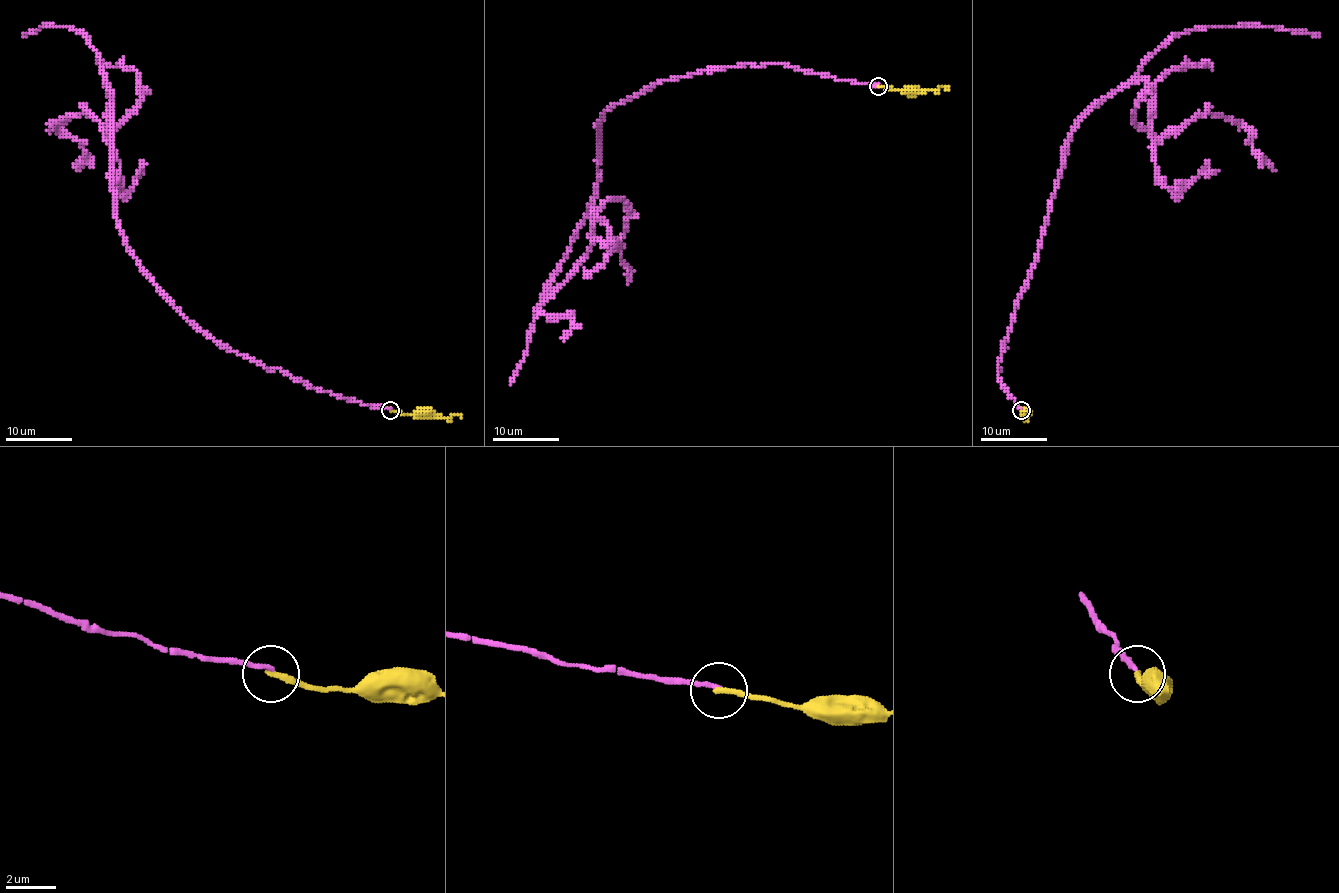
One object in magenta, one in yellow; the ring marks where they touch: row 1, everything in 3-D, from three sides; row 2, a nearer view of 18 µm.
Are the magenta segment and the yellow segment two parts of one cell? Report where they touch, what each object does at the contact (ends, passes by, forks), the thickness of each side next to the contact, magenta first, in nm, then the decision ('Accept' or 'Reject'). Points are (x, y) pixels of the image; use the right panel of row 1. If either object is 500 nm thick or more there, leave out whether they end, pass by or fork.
Place: (1021, 410). At the ring magenta ends. At the ring yellow ends. Thickness 180 nm (magenta) against 220 nm. Reject

